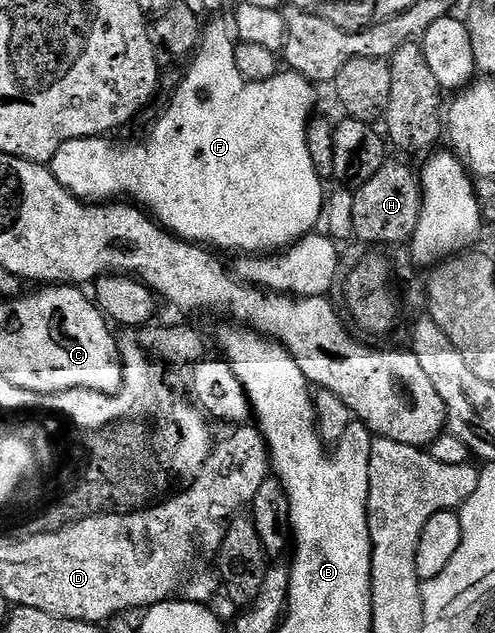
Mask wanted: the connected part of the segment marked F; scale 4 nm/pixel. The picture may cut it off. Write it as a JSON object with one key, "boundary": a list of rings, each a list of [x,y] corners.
{"boundary":[[[214,20],[205,25],[198,51],[189,61],[190,69],[182,80],[182,85],[174,92],[166,112],[158,116],[158,121],[150,128],[150,133],[143,140],[134,140],[131,144],[113,144],[110,138],[91,138],[88,140],[69,140],[56,150],[56,154],[49,162],[50,172],[74,196],[87,202],[114,202],[119,198],[129,198],[135,205],[152,213],[153,219],[165,231],[175,235],[179,240],[189,240],[191,244],[209,246],[211,249],[223,248],[226,252],[246,252],[242,254],[274,254],[279,250],[285,250],[292,244],[298,243],[304,236],[311,235],[314,228],[319,227],[324,216],[324,181],[316,174],[316,166],[312,166],[312,158],[308,154],[308,142],[306,141],[306,127],[310,124],[314,108],[315,85],[305,80],[299,72],[289,70],[279,71],[277,76],[264,82],[252,82],[236,70],[236,58],[234,57],[235,41],[222,33],[222,24]]]}

